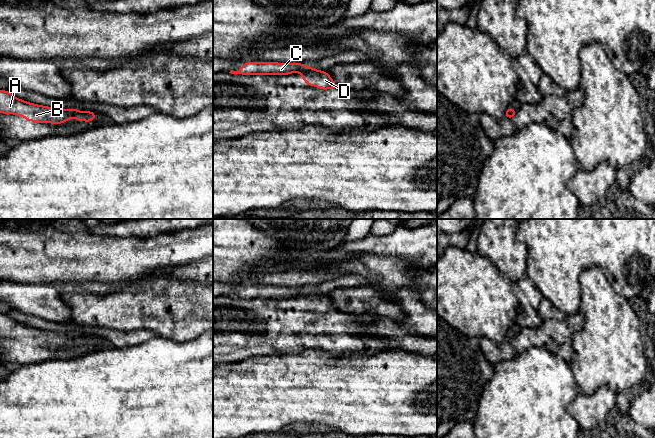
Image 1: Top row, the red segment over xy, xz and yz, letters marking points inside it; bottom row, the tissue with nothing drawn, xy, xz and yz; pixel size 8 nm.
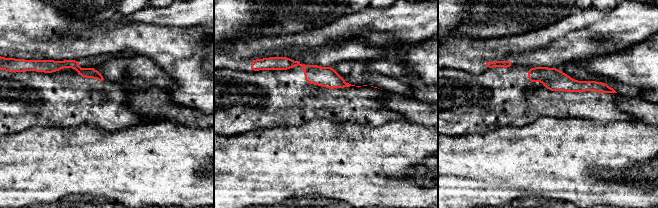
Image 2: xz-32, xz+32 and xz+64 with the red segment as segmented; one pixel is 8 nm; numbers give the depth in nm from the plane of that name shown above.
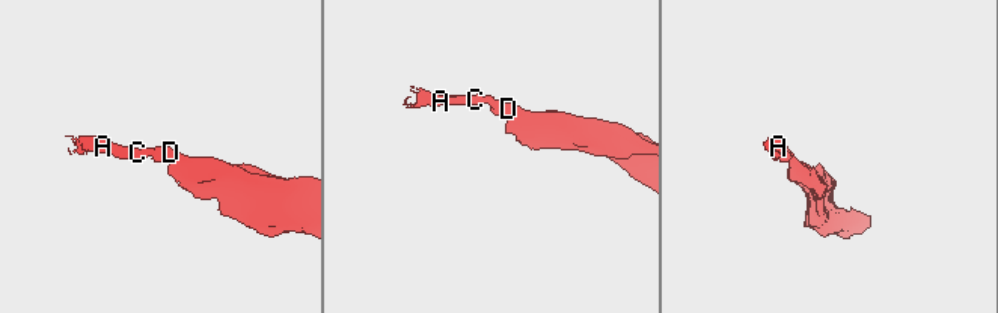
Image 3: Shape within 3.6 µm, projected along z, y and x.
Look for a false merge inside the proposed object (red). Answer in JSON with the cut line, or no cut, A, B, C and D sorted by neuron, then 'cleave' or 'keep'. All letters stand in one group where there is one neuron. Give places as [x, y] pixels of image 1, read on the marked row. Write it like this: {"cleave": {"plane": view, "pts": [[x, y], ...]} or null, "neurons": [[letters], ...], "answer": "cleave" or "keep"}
{"cleave": {"plane": "xz", "pts": [[305, 66], [298, 71]]}, "neurons": [["A", "B", "C"], ["D"]], "answer": "cleave"}

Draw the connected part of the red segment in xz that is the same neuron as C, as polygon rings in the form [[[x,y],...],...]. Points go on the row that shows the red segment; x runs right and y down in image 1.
[[[247,62],[237,71],[230,71],[231,74],[241,75],[289,75],[299,72],[306,65],[298,63],[278,63],[278,62]]]

